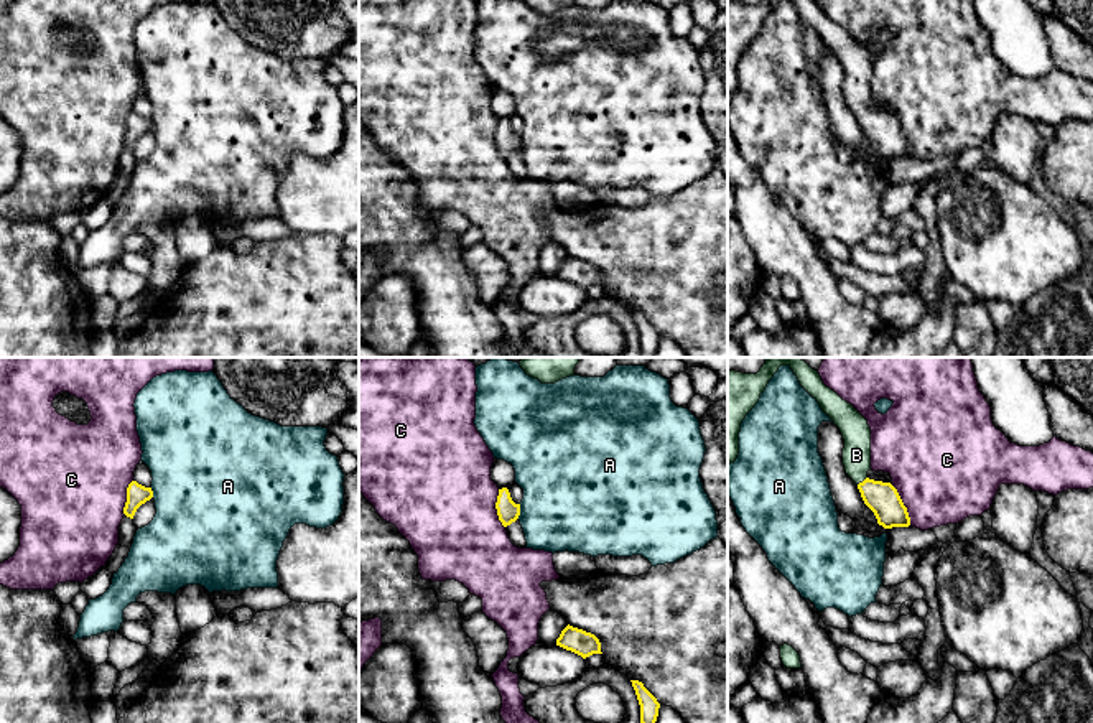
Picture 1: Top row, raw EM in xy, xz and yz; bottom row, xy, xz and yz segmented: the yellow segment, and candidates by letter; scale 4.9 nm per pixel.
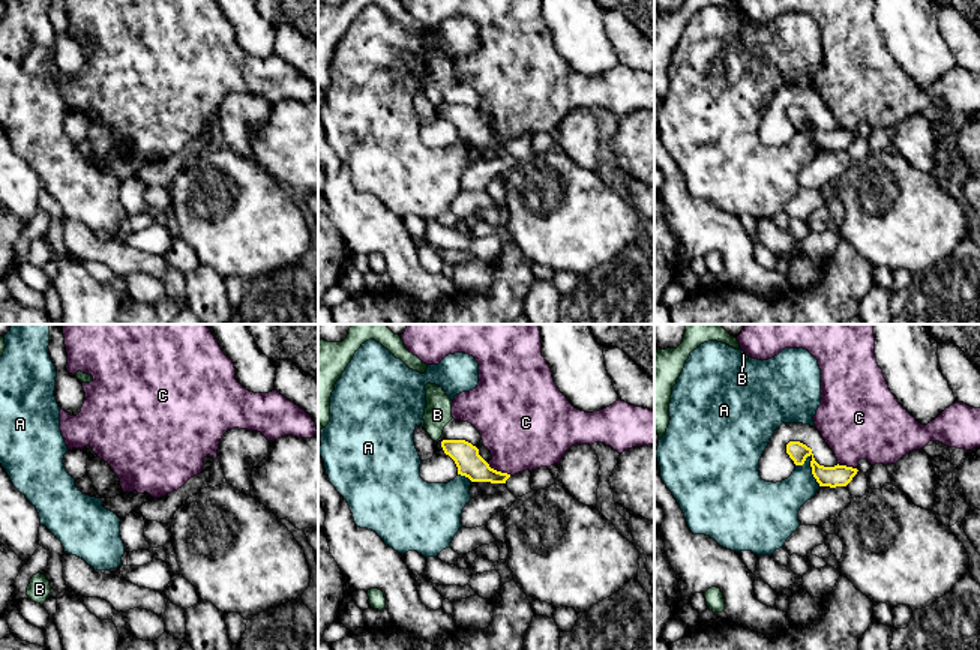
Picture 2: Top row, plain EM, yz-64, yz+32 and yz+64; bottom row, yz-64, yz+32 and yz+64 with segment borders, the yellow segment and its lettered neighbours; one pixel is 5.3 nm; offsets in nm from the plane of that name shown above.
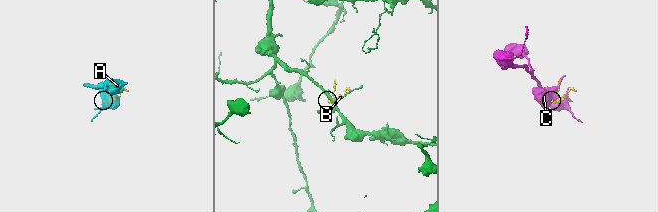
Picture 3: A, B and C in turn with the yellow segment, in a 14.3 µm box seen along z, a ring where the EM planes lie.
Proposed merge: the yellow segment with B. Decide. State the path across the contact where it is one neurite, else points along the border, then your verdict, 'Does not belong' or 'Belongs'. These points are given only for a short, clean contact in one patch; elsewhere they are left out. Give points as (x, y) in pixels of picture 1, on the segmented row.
Path across: yz (881, 498), (863, 481), (856, 470), (856, 455). Belongs

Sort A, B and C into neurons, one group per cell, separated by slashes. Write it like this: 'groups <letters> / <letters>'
groups A / B / C

